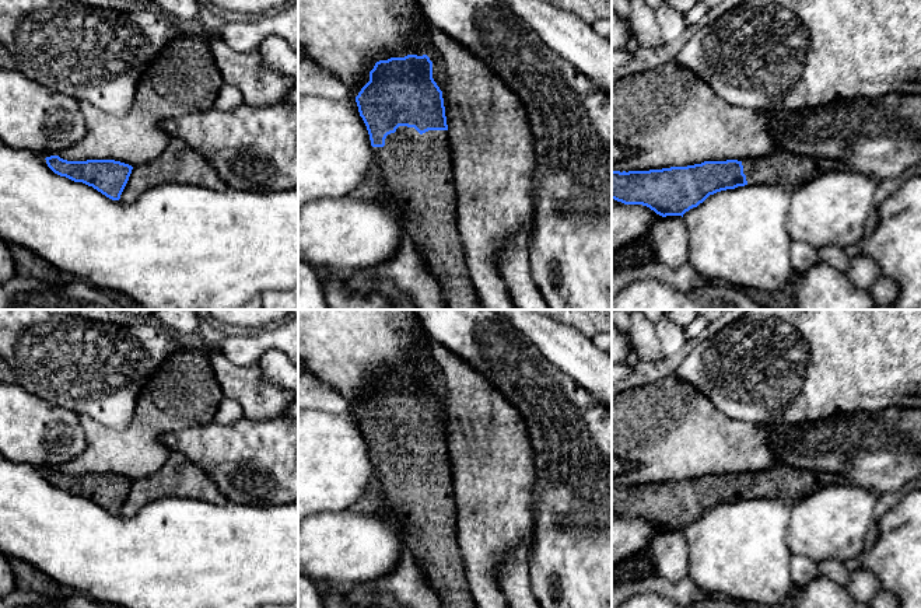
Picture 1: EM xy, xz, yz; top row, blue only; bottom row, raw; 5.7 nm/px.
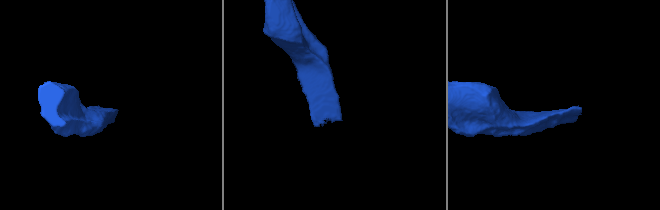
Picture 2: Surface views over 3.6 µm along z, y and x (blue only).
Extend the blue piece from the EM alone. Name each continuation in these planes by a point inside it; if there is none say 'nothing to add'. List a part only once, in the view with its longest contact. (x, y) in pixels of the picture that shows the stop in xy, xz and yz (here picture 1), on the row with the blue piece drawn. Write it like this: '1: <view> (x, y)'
1: xz (417, 168)

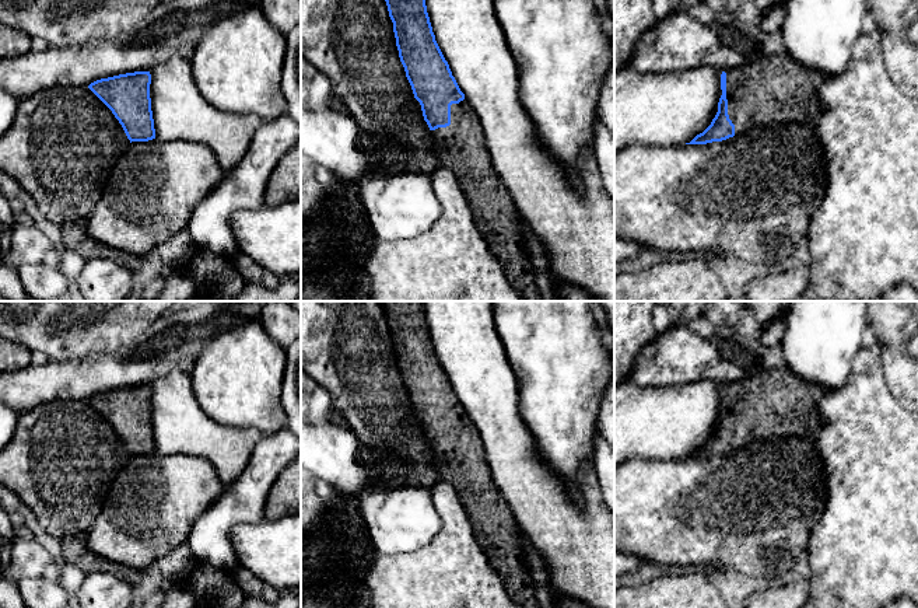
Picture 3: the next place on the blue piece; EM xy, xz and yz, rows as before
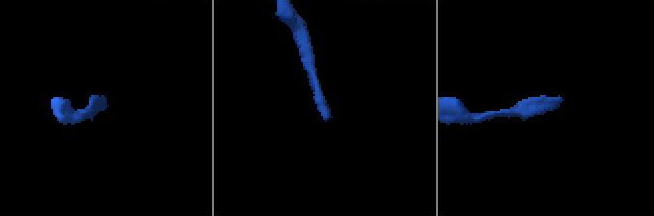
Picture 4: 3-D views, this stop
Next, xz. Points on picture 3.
1: xz (461, 147)

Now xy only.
nothing to add

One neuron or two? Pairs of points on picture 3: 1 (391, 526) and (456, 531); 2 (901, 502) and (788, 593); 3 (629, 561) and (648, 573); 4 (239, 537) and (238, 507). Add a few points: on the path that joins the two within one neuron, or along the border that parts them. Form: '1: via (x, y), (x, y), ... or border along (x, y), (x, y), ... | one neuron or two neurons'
1: border along (431, 498), (441, 528), (428, 542), (413, 551) | two neurons
2: border along (805, 573), (810, 593) | two neurons
3: border along (645, 563), (629, 573) | two neurons
4: border along (263, 519), (238, 523), (230, 531), (234, 555) | two neurons

